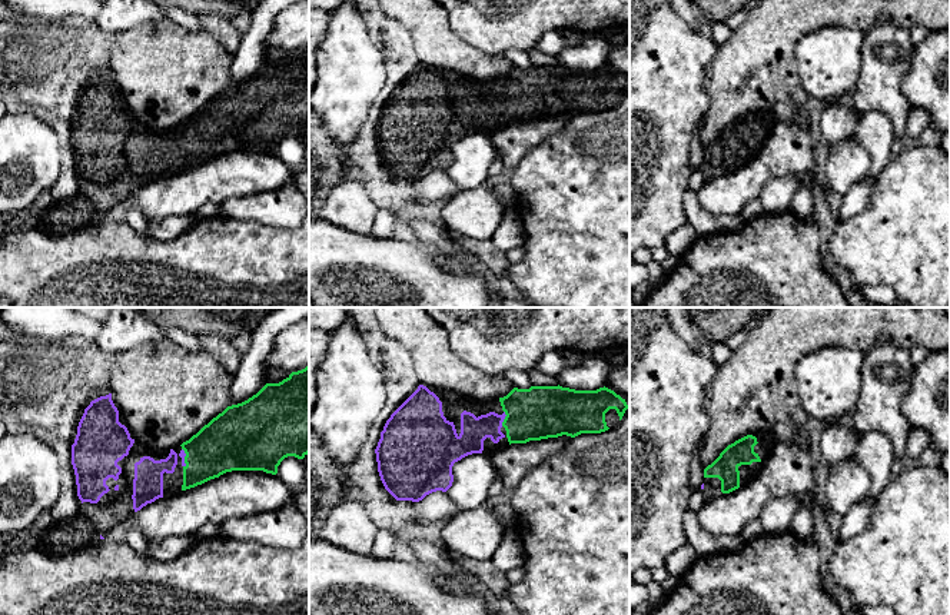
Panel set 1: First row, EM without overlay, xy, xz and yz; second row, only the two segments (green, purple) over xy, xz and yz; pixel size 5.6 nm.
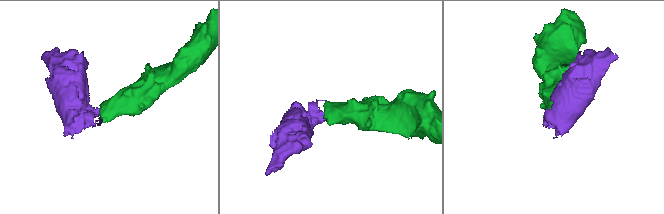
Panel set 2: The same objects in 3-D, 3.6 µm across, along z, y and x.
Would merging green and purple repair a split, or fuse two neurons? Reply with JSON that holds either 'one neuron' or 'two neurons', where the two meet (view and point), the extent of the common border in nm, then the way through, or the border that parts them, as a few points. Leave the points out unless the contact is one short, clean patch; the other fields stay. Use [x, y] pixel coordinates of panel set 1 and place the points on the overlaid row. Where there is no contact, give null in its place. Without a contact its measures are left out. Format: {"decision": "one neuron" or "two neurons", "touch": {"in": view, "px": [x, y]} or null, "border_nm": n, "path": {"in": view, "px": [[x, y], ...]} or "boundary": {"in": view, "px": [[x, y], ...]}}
{"decision": "one neuron", "touch": {"in": "xz", "px": [505, 418]}, "border_nm": 90, "path": {"in": "xz", "px": [[540, 412], [525, 418], [505, 418], [474, 431]]}}

